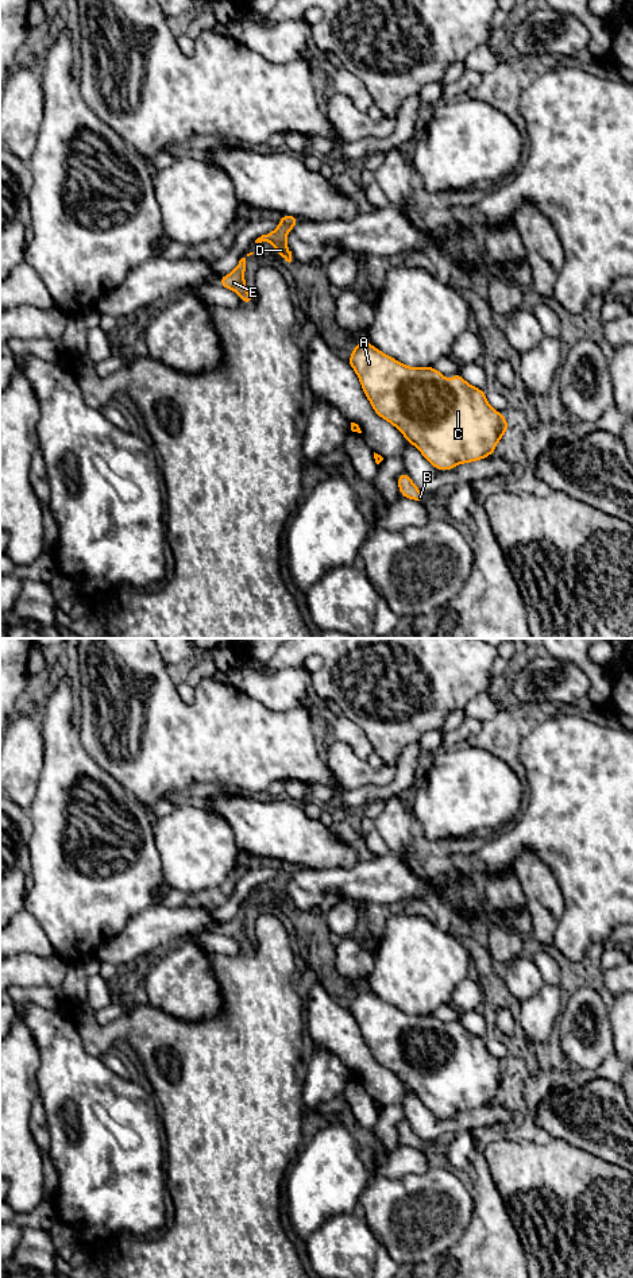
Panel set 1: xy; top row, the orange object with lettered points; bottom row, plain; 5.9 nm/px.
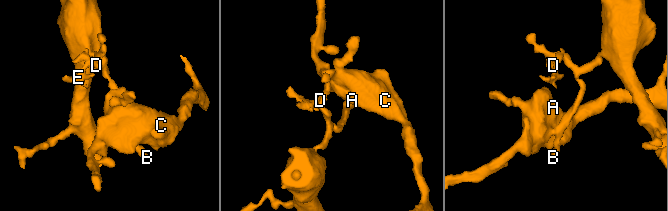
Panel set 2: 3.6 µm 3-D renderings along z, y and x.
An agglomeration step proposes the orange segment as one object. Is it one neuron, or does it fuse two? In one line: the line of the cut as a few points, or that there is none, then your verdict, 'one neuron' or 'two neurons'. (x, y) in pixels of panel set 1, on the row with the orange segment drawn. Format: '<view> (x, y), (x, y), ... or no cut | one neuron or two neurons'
xy (356, 425), (358, 431) | two neurons

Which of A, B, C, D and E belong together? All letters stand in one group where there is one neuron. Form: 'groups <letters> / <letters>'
groups A C / B D E

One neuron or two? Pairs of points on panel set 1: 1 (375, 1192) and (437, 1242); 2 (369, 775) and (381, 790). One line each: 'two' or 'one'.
1: one
2: two

